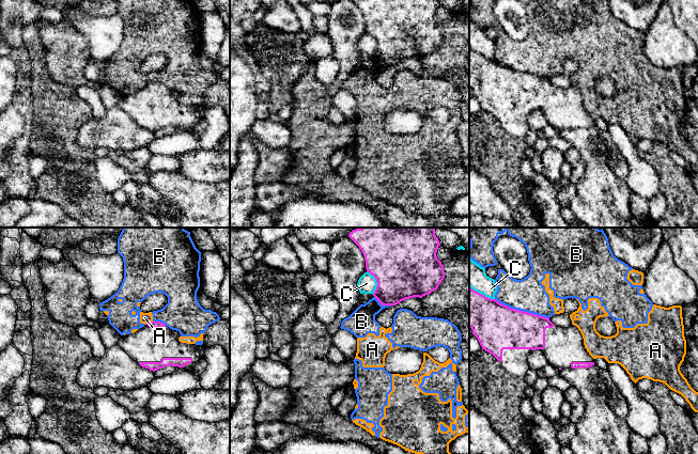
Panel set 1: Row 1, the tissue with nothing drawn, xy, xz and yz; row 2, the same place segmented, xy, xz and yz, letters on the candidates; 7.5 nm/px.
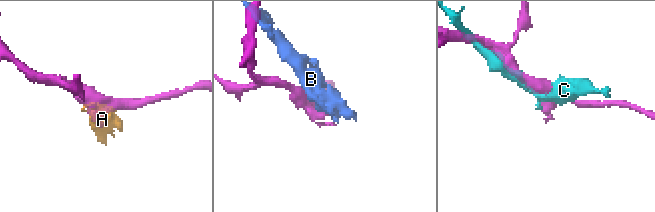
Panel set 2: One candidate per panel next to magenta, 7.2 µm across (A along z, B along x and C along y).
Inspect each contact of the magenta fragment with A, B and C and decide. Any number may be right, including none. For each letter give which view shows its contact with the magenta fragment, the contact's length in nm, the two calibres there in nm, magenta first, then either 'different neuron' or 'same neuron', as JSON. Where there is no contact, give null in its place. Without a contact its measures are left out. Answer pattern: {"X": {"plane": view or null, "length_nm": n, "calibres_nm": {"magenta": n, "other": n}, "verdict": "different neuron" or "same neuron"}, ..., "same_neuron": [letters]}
{"A": {"plane": "xy", "length_nm": 70, "calibres_nm": {"magenta": 50, "other": 80}, "verdict": "different neuron"}, "B": {"plane": "yz", "length_nm": 440, "calibres_nm": {"magenta": 340, "other": 260}, "verdict": "different neuron"}, "C": {"plane": "xz", "length_nm": 180, "calibres_nm": {"magenta": 440, "other": 140}, "verdict": "different neuron"}, "same_neuron": []}

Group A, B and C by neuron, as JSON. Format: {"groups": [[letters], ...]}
{"groups": [["A", "B"], ["C"]]}

